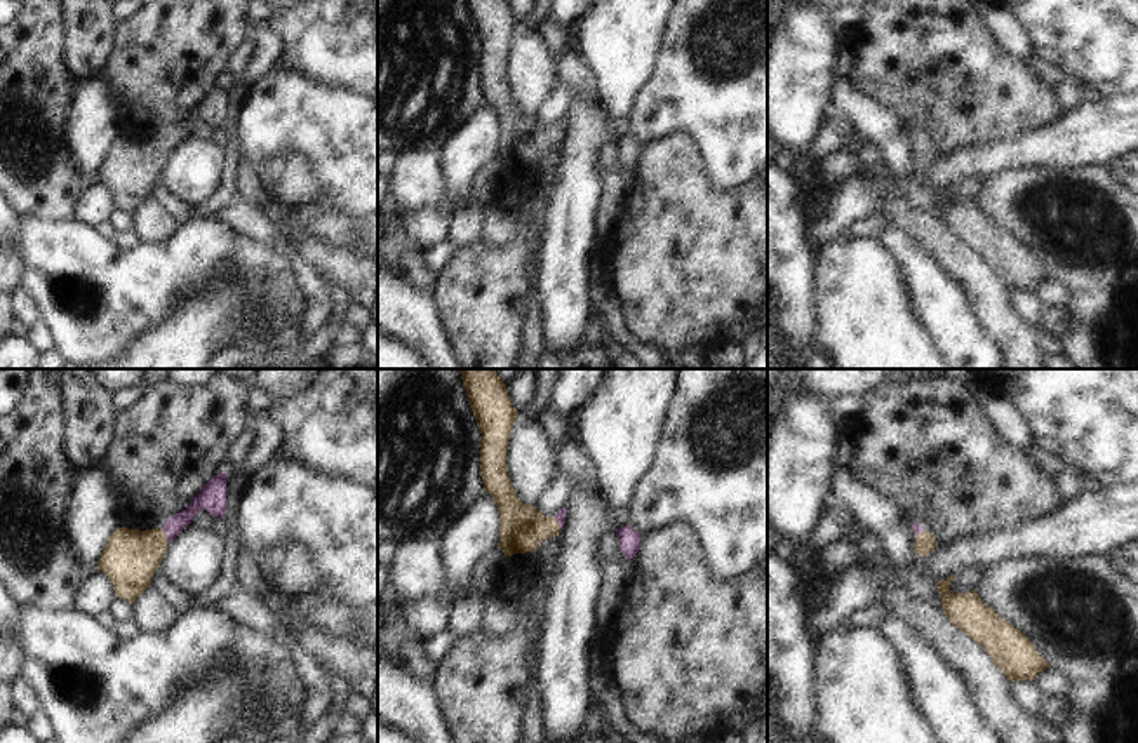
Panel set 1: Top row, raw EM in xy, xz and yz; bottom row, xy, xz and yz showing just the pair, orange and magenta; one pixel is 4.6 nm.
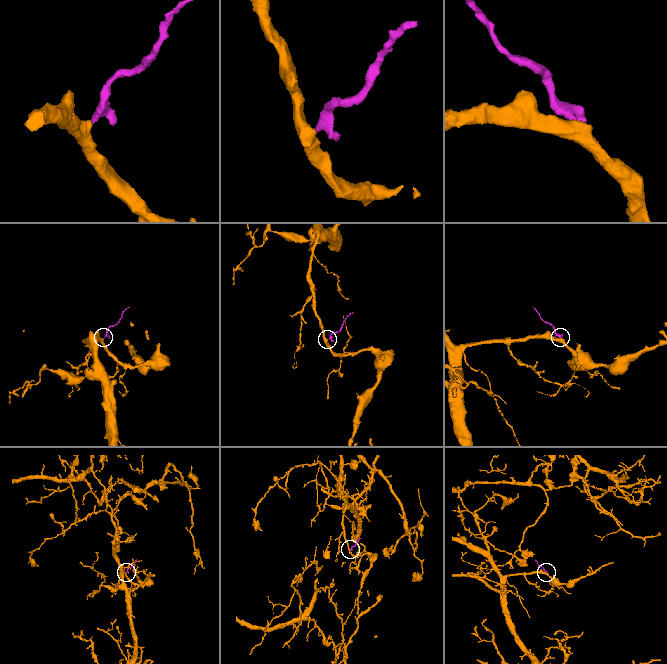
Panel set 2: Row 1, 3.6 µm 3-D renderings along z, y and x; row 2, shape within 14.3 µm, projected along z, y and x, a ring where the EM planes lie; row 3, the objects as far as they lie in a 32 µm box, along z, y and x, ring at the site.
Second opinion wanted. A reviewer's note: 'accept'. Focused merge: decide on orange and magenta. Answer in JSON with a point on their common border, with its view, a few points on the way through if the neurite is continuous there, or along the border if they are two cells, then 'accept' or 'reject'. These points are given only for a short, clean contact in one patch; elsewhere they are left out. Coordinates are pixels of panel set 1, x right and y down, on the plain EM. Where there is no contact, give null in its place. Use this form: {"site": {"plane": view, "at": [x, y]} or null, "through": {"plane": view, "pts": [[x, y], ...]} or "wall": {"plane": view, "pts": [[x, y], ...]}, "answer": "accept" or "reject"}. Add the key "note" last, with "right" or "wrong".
{"site": {"plane": "xy", "at": [164, 145]}, "through": {"plane": "xy", "pts": [[129, 169], [164, 145], [195, 115], [206, 110]]}, "answer": "accept", "note": "right"}

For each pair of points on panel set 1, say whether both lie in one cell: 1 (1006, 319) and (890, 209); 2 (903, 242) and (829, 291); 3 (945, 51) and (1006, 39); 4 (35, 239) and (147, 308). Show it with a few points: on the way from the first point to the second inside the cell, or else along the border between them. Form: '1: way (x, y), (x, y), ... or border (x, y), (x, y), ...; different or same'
1: way (984, 287), (921, 227); same
2: border (876, 237), (898, 263), (907, 287); different
3: border (978, 18), (1010, 54), (1025, 61); different
4: way (63, 263), (70, 270), (82, 270), (119, 294); same

